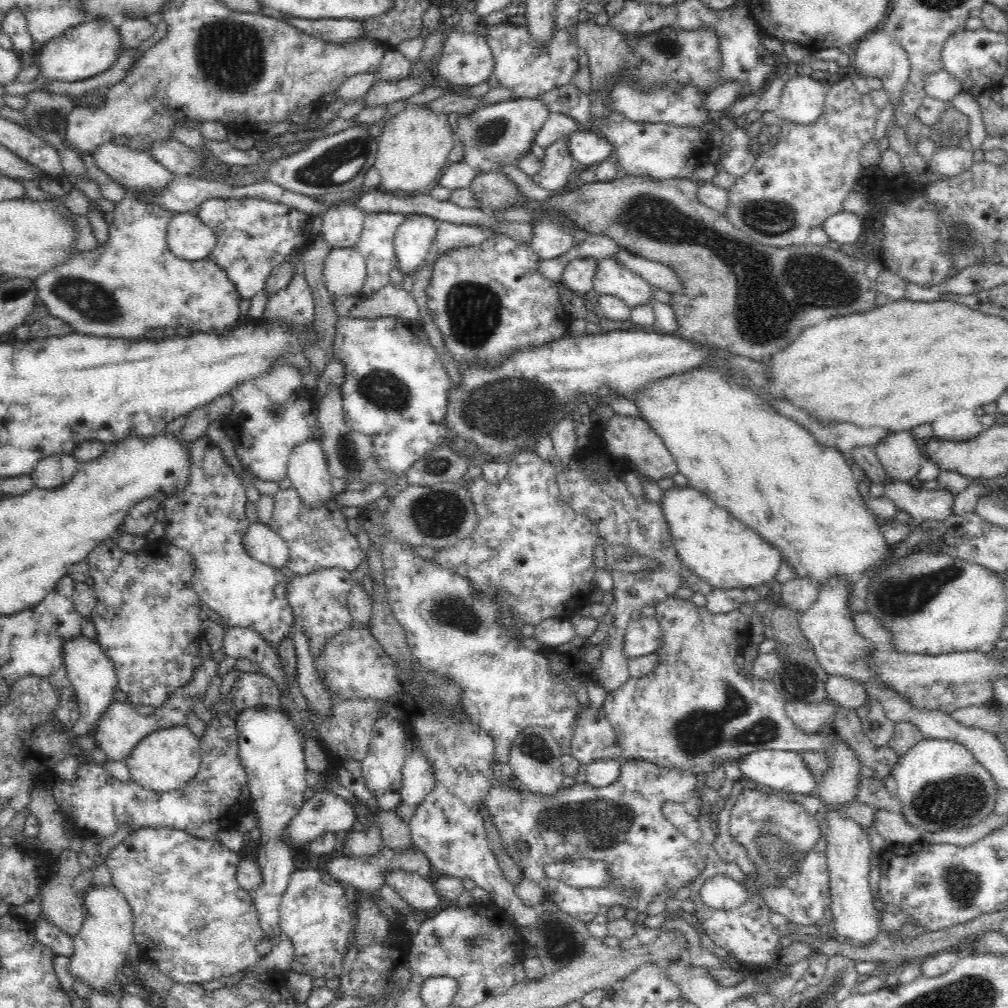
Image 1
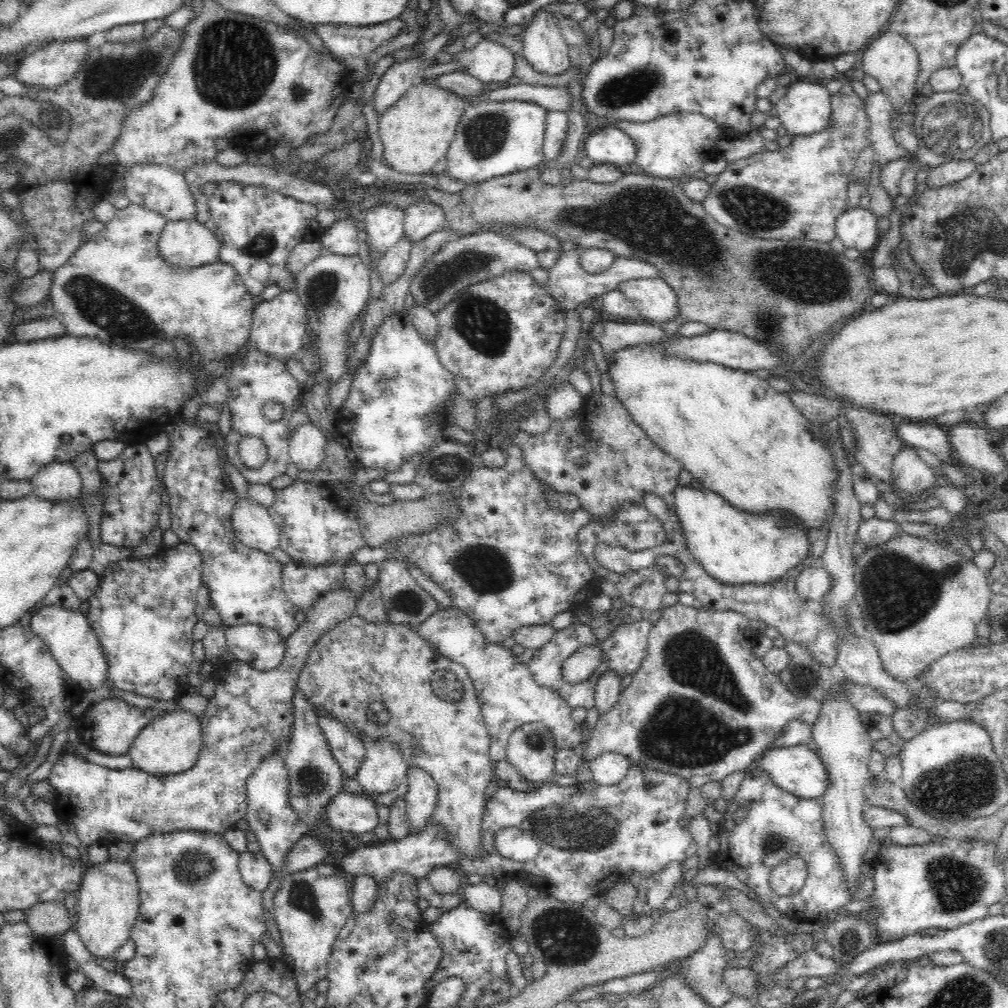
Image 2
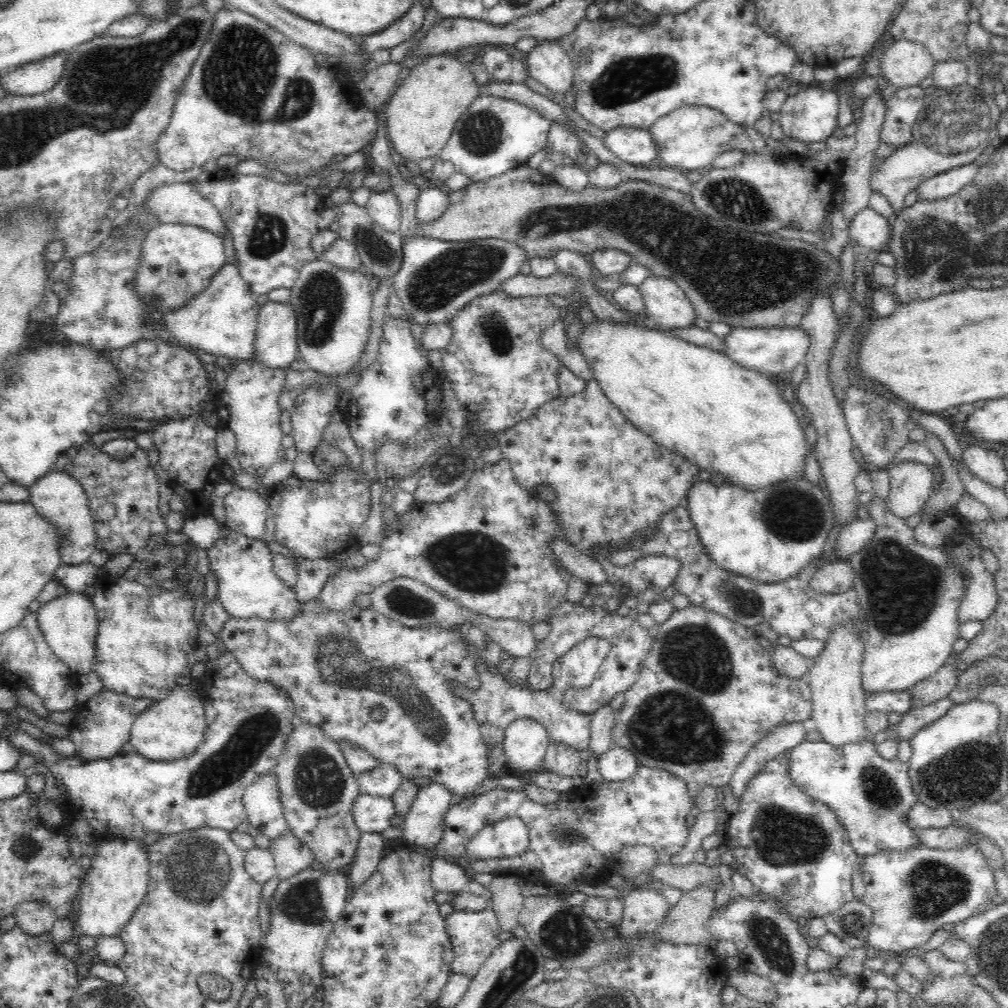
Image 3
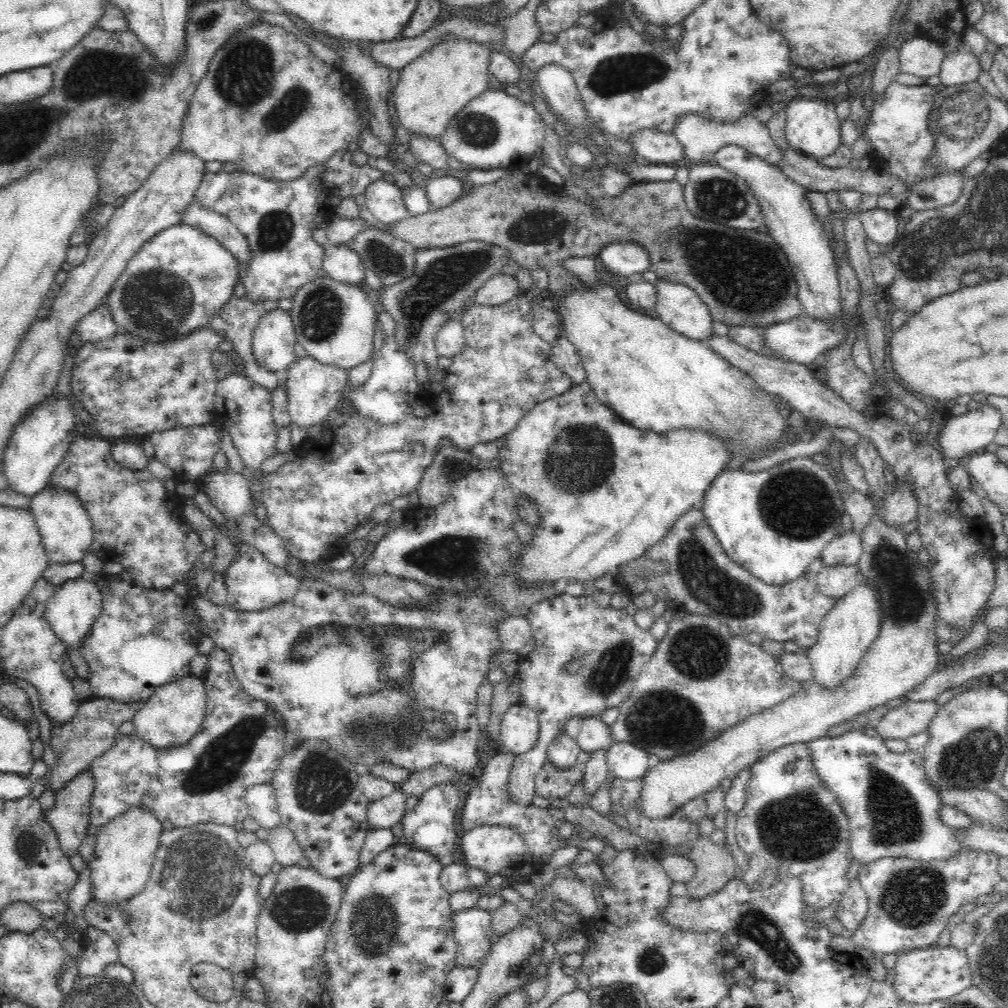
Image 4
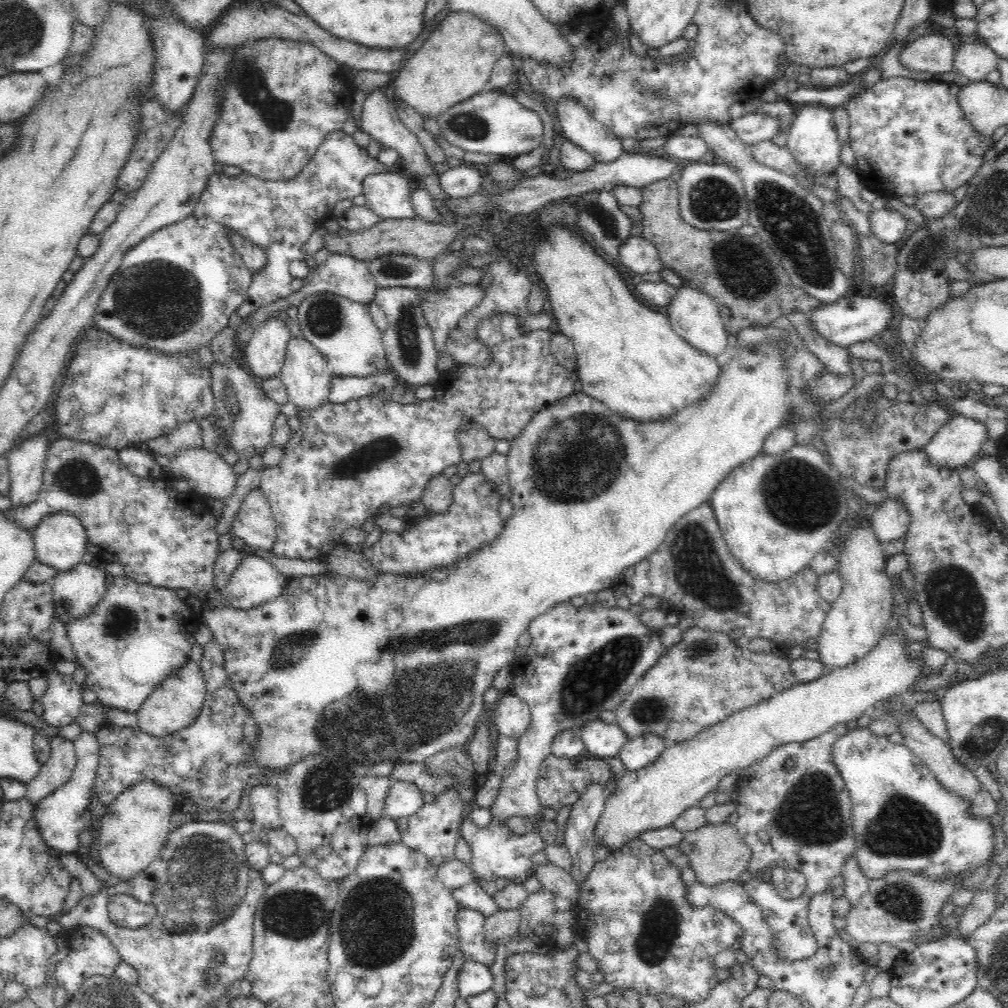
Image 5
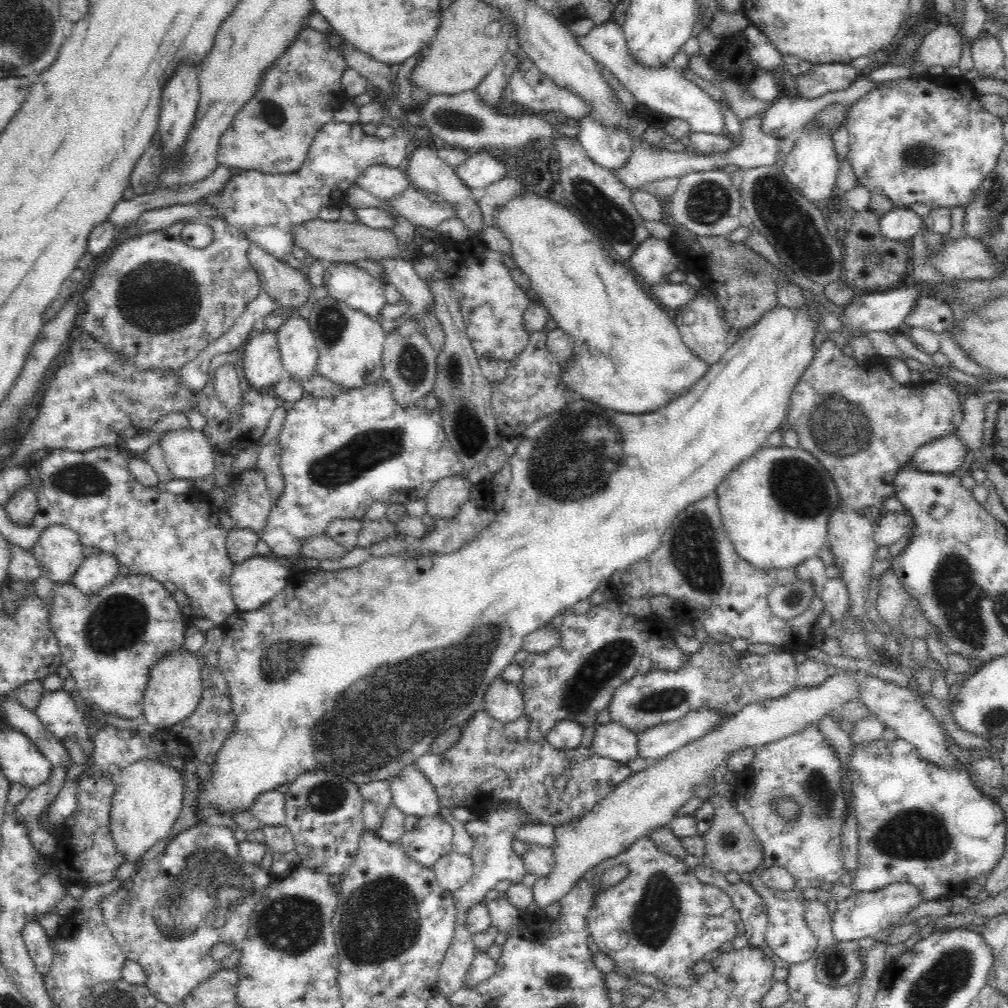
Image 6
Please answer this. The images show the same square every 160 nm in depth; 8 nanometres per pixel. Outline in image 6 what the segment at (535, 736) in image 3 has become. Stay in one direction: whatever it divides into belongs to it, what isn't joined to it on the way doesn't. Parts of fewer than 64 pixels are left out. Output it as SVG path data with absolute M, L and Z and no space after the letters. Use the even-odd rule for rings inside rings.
M496 677L484 695L484 709L491 717L507 725L525 714L523 700L516 683L504 682L501 677Z

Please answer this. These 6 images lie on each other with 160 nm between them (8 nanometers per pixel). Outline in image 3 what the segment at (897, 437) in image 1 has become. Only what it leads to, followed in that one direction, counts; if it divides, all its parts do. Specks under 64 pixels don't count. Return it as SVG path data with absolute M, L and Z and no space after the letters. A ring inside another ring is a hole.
M915 461L897 463L887 471L890 476L888 501L891 512L902 519L920 514L933 492L933 482L938 472Z

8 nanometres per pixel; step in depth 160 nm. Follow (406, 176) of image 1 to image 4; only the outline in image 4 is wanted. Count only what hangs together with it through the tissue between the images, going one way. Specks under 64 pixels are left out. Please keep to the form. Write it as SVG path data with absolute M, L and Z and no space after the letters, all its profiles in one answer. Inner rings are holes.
M448 38L401 68L399 81L392 87L392 100L399 125L406 129L410 136L422 135L439 140L450 120L461 112L470 100L490 88L492 80L488 70L488 58L492 52L490 44Z

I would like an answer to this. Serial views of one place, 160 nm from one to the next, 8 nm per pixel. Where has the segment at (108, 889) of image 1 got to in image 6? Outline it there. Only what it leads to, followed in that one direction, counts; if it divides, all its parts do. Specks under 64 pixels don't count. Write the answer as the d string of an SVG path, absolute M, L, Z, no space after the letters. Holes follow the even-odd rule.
M142 759L127 766L114 780L110 817L110 835L124 862L136 862L156 843L166 841L184 800L184 779L166 763Z

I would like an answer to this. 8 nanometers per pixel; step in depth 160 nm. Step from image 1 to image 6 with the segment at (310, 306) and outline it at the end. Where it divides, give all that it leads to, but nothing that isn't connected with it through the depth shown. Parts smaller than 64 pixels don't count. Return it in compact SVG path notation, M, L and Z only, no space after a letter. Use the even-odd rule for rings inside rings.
M276 330L256 332L245 342L243 360L247 381L254 390L267 390L284 373Z

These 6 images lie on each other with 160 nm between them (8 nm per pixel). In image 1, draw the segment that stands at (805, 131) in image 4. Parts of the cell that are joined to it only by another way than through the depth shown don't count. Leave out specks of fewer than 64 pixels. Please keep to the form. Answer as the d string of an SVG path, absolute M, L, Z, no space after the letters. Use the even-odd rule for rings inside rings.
M794 74L783 86L778 113L794 123L814 123L825 106L827 81Z

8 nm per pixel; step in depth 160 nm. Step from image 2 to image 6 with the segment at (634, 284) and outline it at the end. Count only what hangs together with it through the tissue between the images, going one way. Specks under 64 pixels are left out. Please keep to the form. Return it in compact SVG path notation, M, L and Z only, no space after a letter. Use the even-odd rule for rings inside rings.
M698 292L688 304L675 310L674 325L679 330L683 343L700 359L708 364L717 363L728 350L726 335L729 331L717 301Z

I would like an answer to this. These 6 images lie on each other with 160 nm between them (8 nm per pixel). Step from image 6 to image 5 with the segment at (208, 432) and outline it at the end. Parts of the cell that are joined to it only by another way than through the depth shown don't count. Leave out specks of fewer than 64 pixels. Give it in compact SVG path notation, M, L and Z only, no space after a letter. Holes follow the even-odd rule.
M232 359L226 366L212 363L210 372L212 392L215 400L213 414L210 416L210 419L216 421L216 424L222 430L232 430L232 435L229 437L230 448L239 457L238 463L234 464L233 468L240 476L250 470L250 458L252 456L262 456L266 448L270 446L273 420L279 412L279 404L276 404L273 400L270 400L270 397L266 396L262 388L257 386L252 375L240 368L235 359ZM230 403L238 406L238 414L231 412L231 408L229 408Z

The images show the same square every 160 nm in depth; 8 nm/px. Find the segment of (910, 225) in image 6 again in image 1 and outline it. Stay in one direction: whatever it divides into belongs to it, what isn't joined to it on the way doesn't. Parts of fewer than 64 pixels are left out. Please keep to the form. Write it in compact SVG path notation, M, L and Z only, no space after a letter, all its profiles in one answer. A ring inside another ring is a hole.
M840 211L832 214L824 220L821 228L824 230L828 240L834 240L840 245L857 242L862 234L863 219L852 212Z

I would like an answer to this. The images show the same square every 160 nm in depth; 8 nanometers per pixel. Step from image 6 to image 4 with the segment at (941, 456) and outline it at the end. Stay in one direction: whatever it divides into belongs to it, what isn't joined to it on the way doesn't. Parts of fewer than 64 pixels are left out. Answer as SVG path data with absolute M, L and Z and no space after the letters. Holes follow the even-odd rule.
M984 403L979 408L967 411L965 414L950 416L947 423L940 428L938 436L943 458L952 464L955 459L962 458L976 450L993 449L993 440L1002 423L1002 413L997 408L990 406L989 403Z

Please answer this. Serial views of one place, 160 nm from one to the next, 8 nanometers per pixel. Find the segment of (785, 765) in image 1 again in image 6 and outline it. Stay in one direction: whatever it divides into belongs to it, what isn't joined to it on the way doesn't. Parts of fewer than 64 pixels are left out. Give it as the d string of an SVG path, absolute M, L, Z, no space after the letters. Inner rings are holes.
M881 739L862 744L853 742L846 770L848 770L847 776L850 779L851 786L852 803L850 805L857 816L857 833L859 836L858 868L853 876L854 882L851 884L854 893L880 890L880 888L884 888L884 886L888 886L892 882L906 882L918 887L925 900L953 899L955 896L963 896L964 882L976 880L978 876L985 876L994 868L995 864L998 864L998 860L1000 860L1000 856L1004 852L1004 840L1006 838L1005 811L1002 811L1002 807L996 801L990 799L990 797L984 795L972 785L966 765L942 769L922 760L921 755L916 751L916 747L906 742L906 740L888 741Z

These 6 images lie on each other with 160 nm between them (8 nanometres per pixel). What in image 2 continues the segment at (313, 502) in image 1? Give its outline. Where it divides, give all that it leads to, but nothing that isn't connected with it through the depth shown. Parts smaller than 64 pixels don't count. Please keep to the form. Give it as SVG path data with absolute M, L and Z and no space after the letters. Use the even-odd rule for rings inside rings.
M297 426L289 440L289 458L298 471L318 470L326 458L327 439L320 427Z

